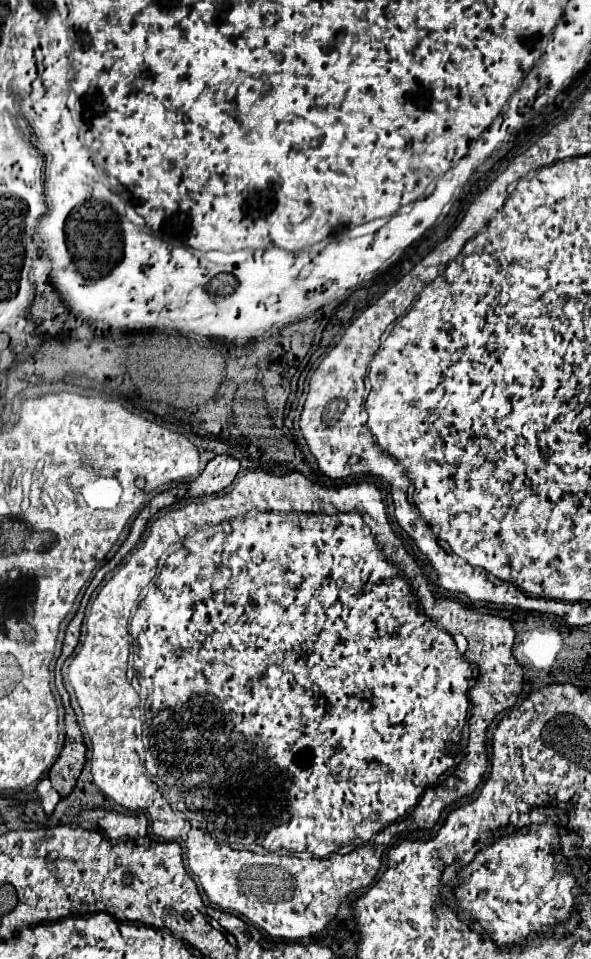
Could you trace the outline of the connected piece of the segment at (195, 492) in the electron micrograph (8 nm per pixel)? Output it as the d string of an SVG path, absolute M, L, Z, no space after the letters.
M217 455L207 463L205 471L195 481L191 481L191 495L201 497L223 491L233 483L237 471L239 471L239 461L235 457Z

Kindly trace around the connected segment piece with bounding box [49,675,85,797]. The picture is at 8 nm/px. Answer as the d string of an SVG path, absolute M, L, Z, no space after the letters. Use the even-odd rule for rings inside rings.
M57 675L57 691L65 707L65 743L57 761L49 769L49 781L53 789L59 791L61 797L67 797L73 791L77 777L85 765L85 743L83 743L83 735L75 719L75 713L69 705L69 693L65 691L61 683L61 675Z

